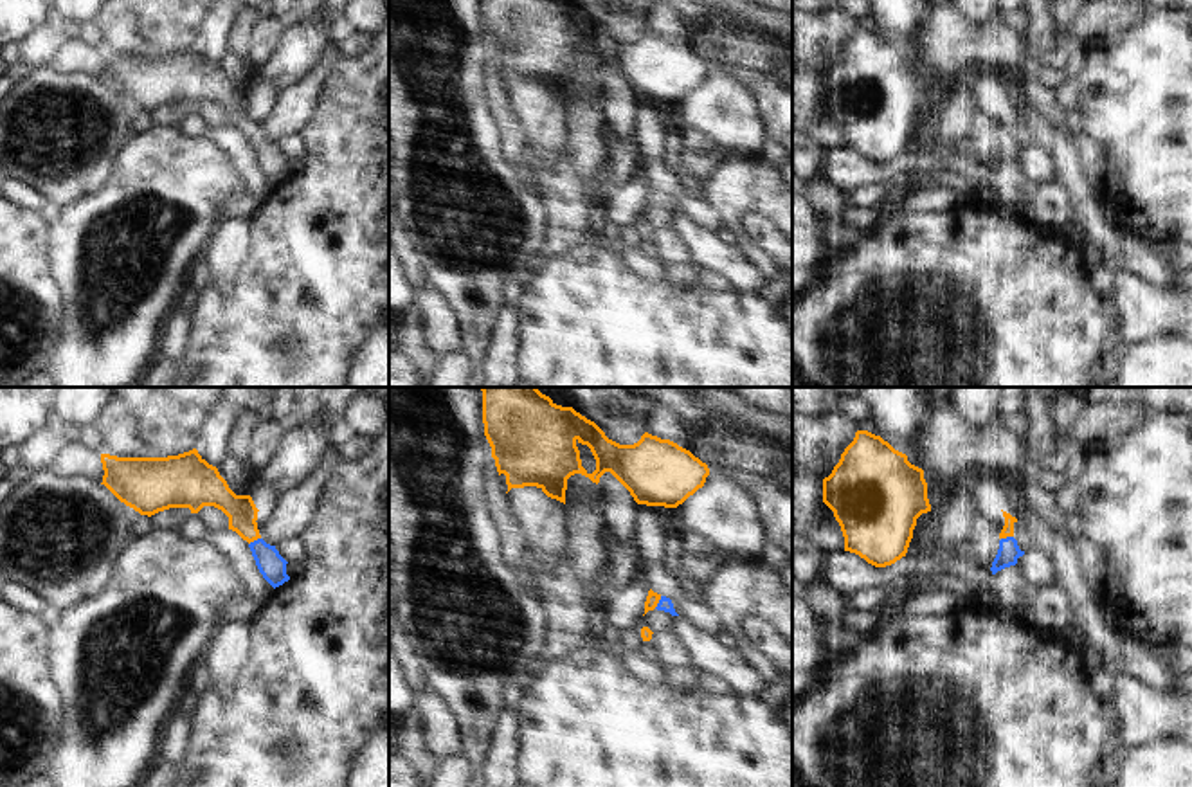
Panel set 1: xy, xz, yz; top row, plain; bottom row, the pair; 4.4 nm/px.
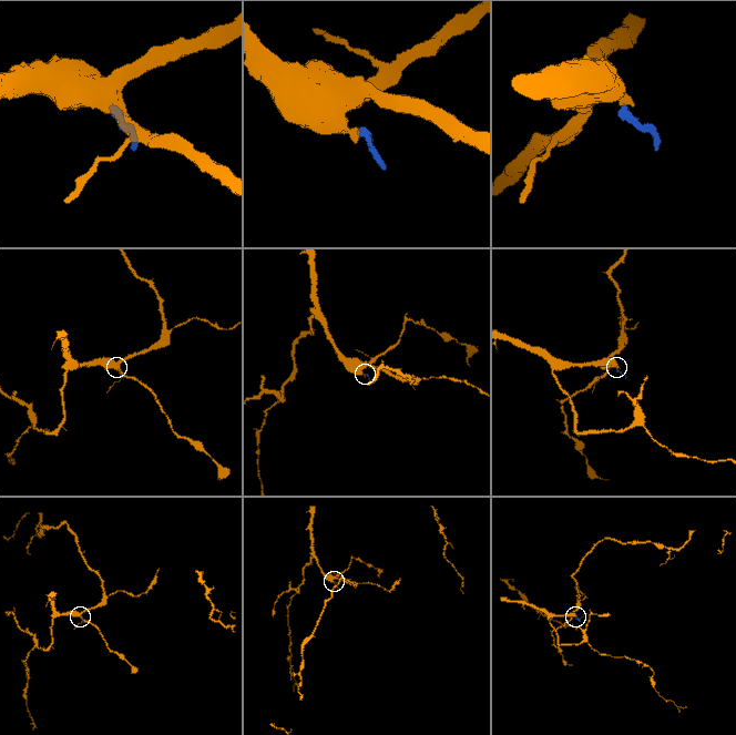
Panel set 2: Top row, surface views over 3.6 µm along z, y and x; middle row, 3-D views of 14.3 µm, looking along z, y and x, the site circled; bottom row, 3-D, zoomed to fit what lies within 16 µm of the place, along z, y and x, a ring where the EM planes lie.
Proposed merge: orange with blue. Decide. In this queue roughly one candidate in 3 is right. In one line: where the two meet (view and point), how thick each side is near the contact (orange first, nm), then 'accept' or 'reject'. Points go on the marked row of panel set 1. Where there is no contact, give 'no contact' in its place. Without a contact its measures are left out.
contact xy (254, 539); calibres 140 and 120 nm; accept

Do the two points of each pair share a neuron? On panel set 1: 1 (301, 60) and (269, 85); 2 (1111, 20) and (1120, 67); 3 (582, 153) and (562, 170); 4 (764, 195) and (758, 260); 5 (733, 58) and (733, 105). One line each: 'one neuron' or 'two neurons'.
1: one neuron
2: two neurons
3: two neurons
4: one neuron
5: two neurons

